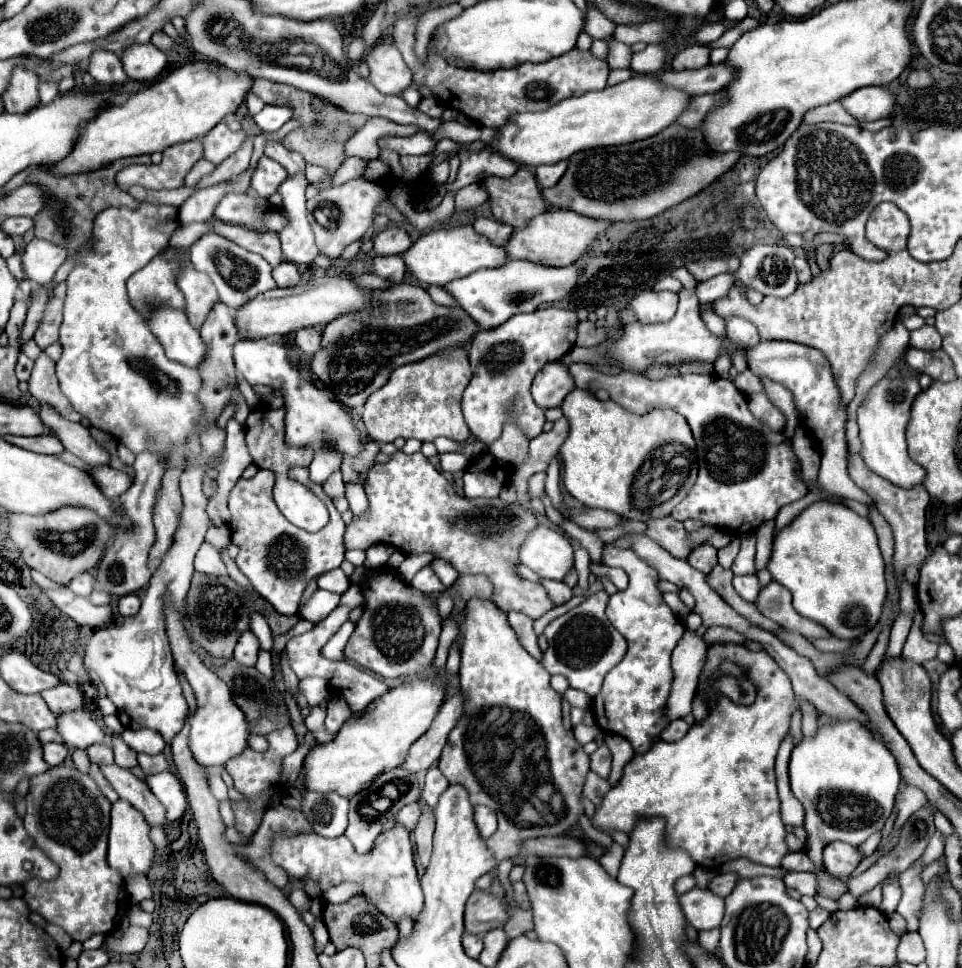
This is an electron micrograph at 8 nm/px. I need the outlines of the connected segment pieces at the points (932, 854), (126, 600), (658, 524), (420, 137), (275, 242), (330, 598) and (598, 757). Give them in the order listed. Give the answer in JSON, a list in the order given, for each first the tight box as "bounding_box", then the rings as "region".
[{"bounding_box":[920,832,944,866],"region":[[[936,832],[934,836],[932,836],[932,840],[928,842],[928,848],[926,848],[926,852],[920,856],[922,858],[922,866],[926,866],[926,864],[930,864],[930,862],[934,862],[938,856],[942,856],[942,852],[944,852],[944,840],[942,840],[942,836],[940,836],[940,832]]]},{"bounding_box":[118,594,140,616],"region":[[[126,594],[118,600],[118,612],[122,616],[132,616],[140,610],[140,598],[136,594]]]},{"bounding_box":[646,516,688,558],"region":[[[672,516],[648,520],[646,534],[656,540],[664,550],[672,552],[672,556],[686,558],[688,556],[688,544],[686,544],[686,530],[682,522],[674,520]]]},{"bounding_box":[378,132,436,156],"region":[[[418,132],[414,136],[408,136],[408,138],[380,138],[378,140],[378,148],[384,150],[394,150],[398,152],[400,156],[402,154],[428,154],[432,148],[436,146],[436,142],[430,138],[430,134],[426,132]]]},{"bounding_box":[208,220,282,266],"region":[[[210,220],[208,226],[212,232],[236,242],[238,246],[250,252],[260,254],[270,266],[276,266],[282,262],[282,250],[280,250],[280,240],[276,232],[254,232],[254,230],[248,230],[246,226],[232,226],[220,220]]]},{"bounding_box":[300,590,340,622],"region":[[[316,590],[312,594],[312,598],[302,606],[300,614],[302,618],[310,620],[310,622],[322,622],[340,602],[340,596],[338,594],[332,594],[332,592],[326,592],[326,590]]]},{"bounding_box":[590,746,612,778],"region":[[[600,746],[596,752],[590,754],[590,768],[602,778],[608,778],[610,762],[612,762],[612,758],[610,758],[610,750],[606,746]]]}]

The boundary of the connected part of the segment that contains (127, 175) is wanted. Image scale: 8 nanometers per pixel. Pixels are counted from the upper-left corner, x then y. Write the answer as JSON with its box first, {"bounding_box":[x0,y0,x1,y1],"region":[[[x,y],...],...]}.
{"bounding_box":[116,140,202,190],"region":[[[190,140],[182,144],[174,144],[162,152],[160,164],[138,166],[132,164],[124,168],[116,176],[116,184],[122,190],[130,190],[130,186],[138,184],[150,190],[164,190],[164,188],[180,188],[184,184],[184,176],[188,170],[202,158],[200,140]]]}

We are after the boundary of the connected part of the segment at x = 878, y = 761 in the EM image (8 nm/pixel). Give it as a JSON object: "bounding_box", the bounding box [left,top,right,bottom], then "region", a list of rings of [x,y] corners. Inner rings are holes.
{"bounding_box":[788,720,900,900],"region":[[[832,720],[818,726],[814,736],[802,738],[800,744],[794,746],[788,774],[792,794],[806,810],[806,854],[818,868],[814,872],[818,880],[818,896],[840,900],[840,896],[848,892],[848,886],[824,870],[822,850],[834,840],[858,846],[870,834],[884,828],[900,786],[898,764],[888,748],[858,720]]]}

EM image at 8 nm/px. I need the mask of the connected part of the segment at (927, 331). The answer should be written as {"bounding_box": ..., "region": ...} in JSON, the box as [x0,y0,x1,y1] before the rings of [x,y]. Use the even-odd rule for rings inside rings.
{"bounding_box":[910,324,942,350],"region":[[[924,324],[922,328],[918,328],[910,334],[910,346],[924,348],[924,350],[936,350],[942,346],[942,340],[940,340],[940,334],[936,332],[934,326]]]}

